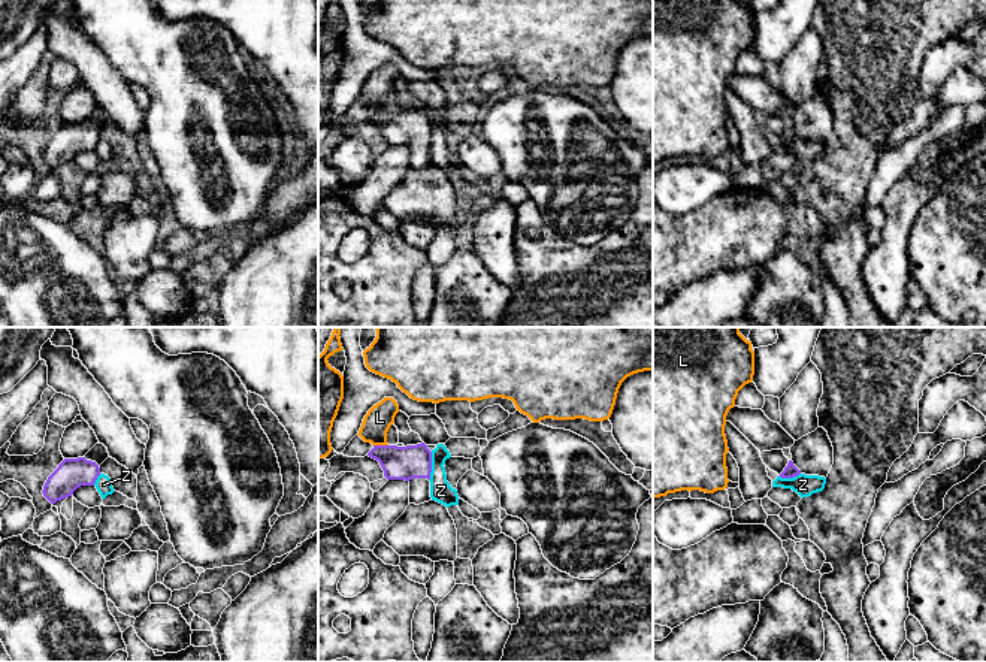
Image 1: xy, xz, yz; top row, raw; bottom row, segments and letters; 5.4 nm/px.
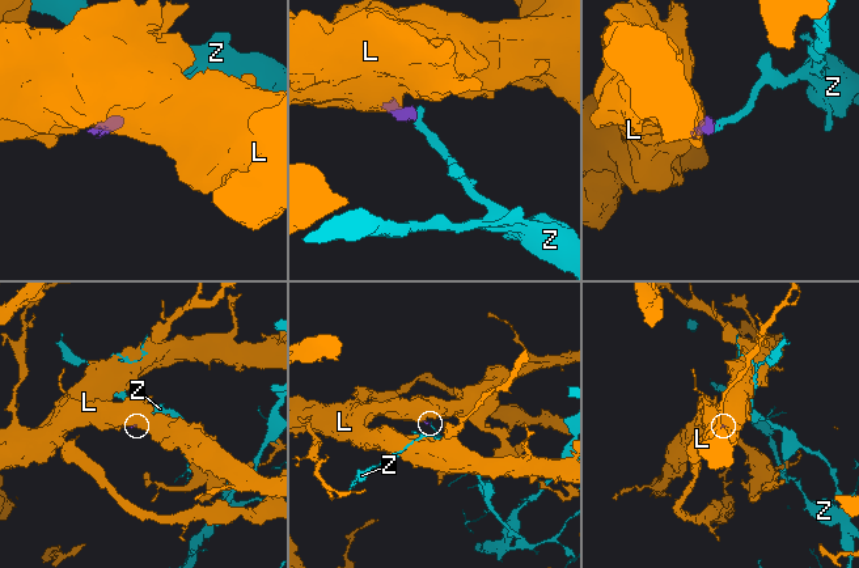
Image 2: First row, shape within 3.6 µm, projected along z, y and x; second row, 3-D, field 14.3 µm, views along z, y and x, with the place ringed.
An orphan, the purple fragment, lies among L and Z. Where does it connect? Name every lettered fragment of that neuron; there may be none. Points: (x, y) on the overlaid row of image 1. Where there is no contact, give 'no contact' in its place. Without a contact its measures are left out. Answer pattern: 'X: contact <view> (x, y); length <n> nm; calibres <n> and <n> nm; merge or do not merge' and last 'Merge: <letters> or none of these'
L: contact xz (381, 446); length 80 nm; calibres 180 and 150 nm; do not merge
Z: contact xz (431, 466); length 160 nm; calibres 180 and 120 nm; do not merge
Merge: none of these

